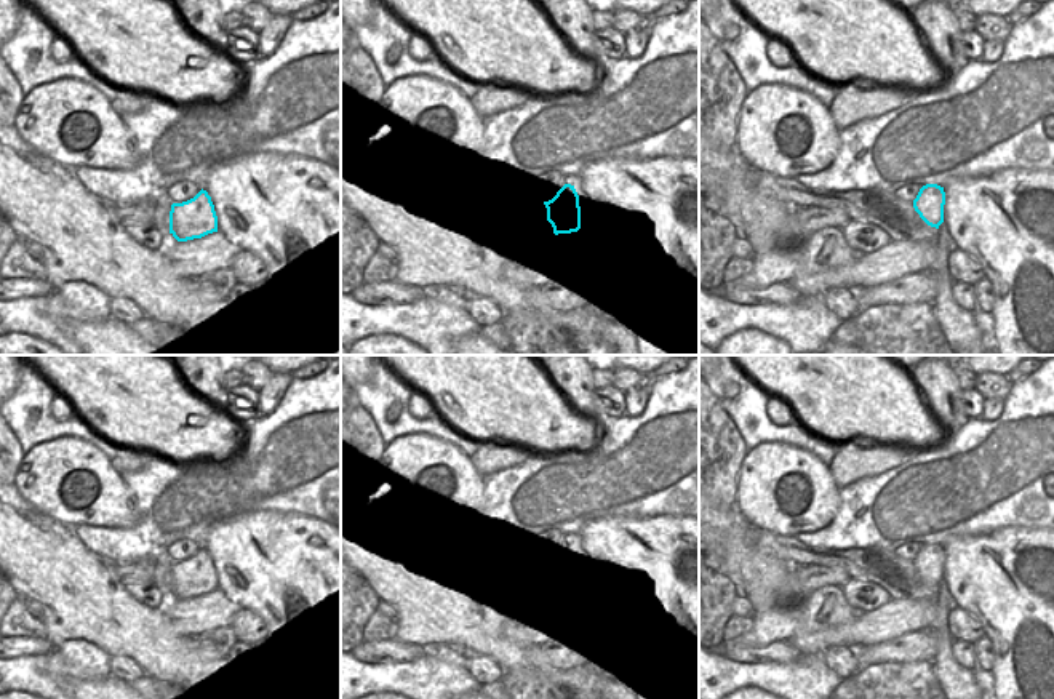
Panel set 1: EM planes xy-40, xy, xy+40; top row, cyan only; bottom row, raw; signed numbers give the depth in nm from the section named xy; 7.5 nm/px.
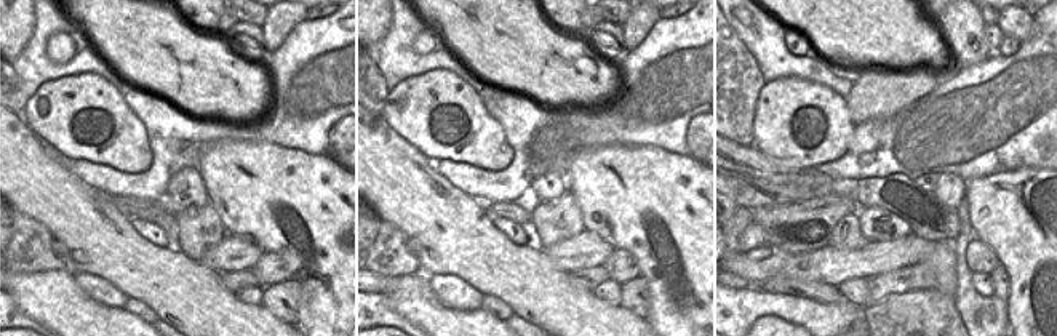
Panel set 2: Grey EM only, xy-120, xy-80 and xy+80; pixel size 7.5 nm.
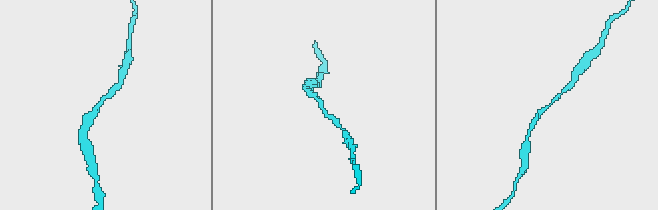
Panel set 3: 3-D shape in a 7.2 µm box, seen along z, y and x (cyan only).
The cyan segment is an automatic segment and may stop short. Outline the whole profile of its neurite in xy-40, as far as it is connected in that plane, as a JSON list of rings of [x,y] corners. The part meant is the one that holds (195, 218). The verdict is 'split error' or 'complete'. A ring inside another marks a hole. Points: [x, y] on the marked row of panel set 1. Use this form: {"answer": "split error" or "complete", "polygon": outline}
{"answer": "complete", "polygon": [[[200,190],[194,198],[173,203],[170,211],[170,234],[178,242],[202,238],[218,232],[218,216],[206,190]]]}

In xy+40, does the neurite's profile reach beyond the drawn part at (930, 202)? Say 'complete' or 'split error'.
complete

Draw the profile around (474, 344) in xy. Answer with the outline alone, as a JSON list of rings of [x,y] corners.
[[[478,333],[464,336],[454,350],[454,355],[515,355],[512,350],[504,350]]]

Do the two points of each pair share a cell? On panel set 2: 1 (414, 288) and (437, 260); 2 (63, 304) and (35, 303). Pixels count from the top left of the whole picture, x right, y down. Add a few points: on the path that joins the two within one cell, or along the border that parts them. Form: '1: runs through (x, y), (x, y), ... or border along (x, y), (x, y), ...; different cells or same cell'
1: border along (422, 271), (427, 276); different cells
2: runs through (56, 303), (42, 303); same cell

